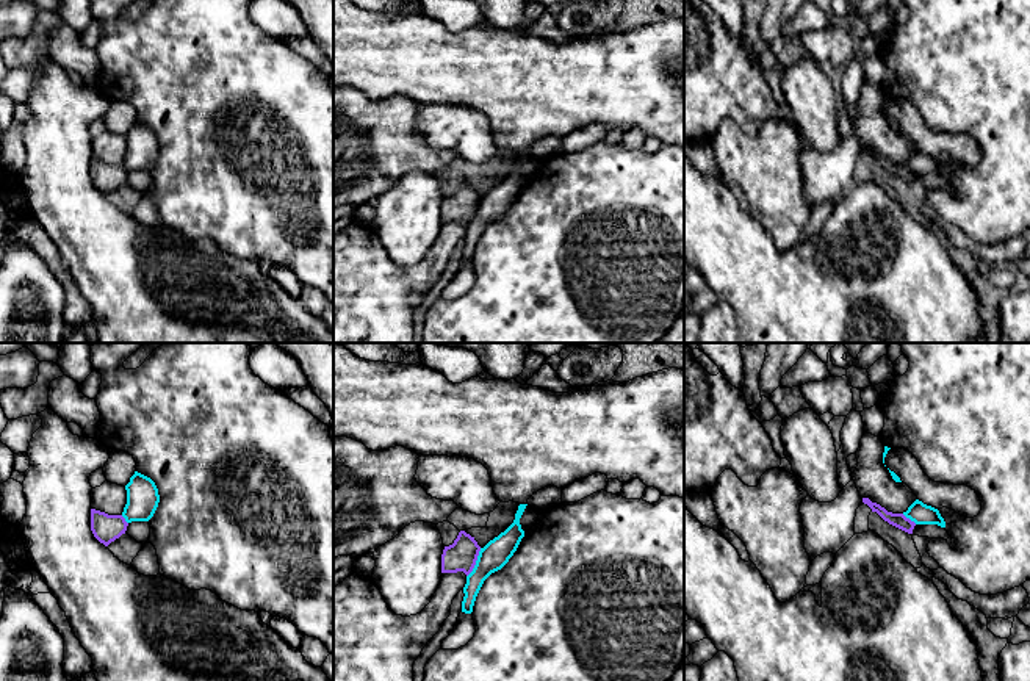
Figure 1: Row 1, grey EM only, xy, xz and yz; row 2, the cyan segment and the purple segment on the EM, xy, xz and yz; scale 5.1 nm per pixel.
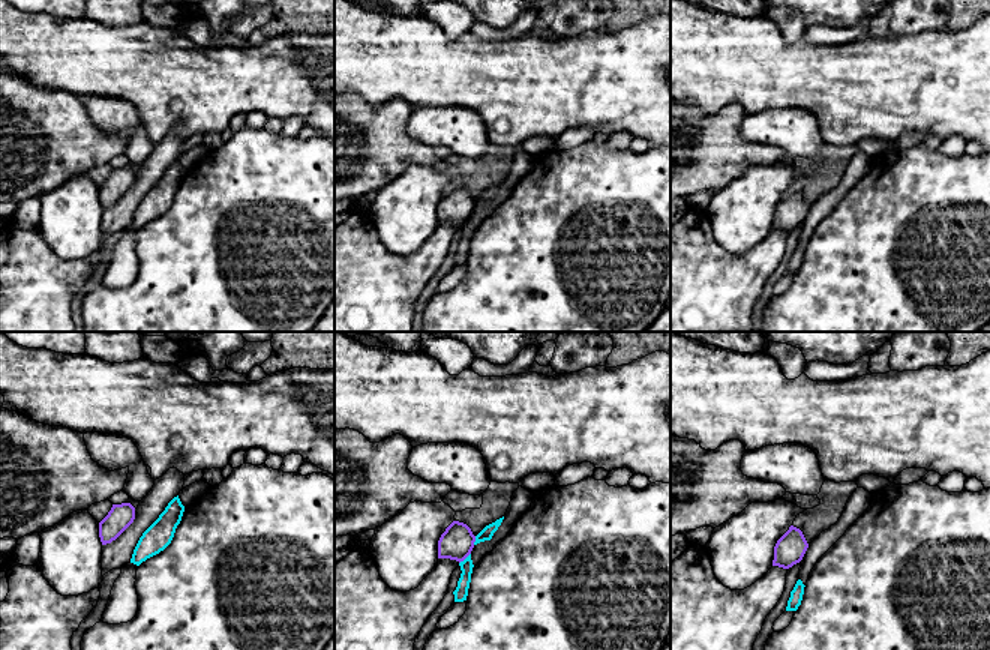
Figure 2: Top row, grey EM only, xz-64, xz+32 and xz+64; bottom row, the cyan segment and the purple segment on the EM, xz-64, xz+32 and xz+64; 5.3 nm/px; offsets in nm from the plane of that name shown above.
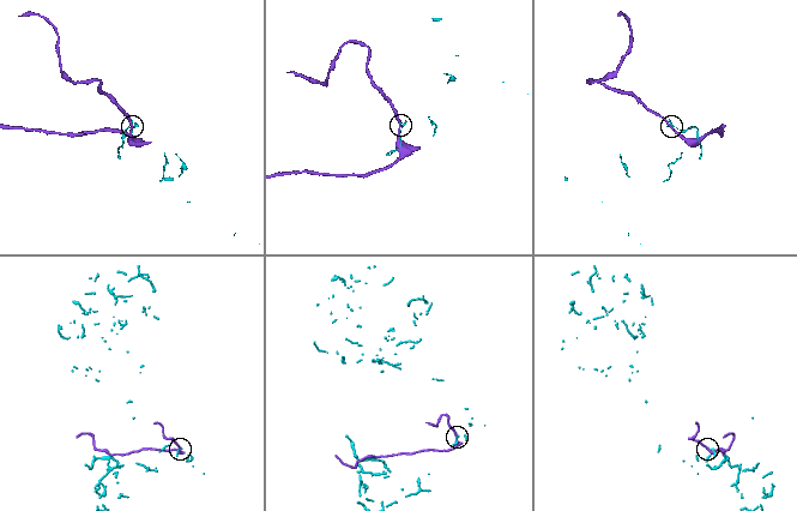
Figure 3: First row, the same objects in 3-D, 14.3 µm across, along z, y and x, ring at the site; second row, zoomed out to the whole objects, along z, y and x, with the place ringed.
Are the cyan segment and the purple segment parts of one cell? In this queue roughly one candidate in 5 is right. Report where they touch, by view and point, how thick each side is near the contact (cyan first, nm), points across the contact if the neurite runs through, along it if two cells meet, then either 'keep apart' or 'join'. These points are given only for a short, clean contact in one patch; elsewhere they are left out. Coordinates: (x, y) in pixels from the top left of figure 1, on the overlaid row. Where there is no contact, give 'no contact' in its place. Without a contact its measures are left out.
contact xz (476, 562); calibres 150 and 160 nm; border xz (481, 548), (476, 564), (467, 576); keep apart

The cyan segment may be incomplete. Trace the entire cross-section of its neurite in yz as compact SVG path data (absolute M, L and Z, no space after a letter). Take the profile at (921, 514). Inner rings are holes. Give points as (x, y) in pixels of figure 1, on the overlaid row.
M916 499L906 512L903 512L906 518L914 521L916 524L938 524L945 528L945 521L941 517L939 510L924 504L922 501Z

